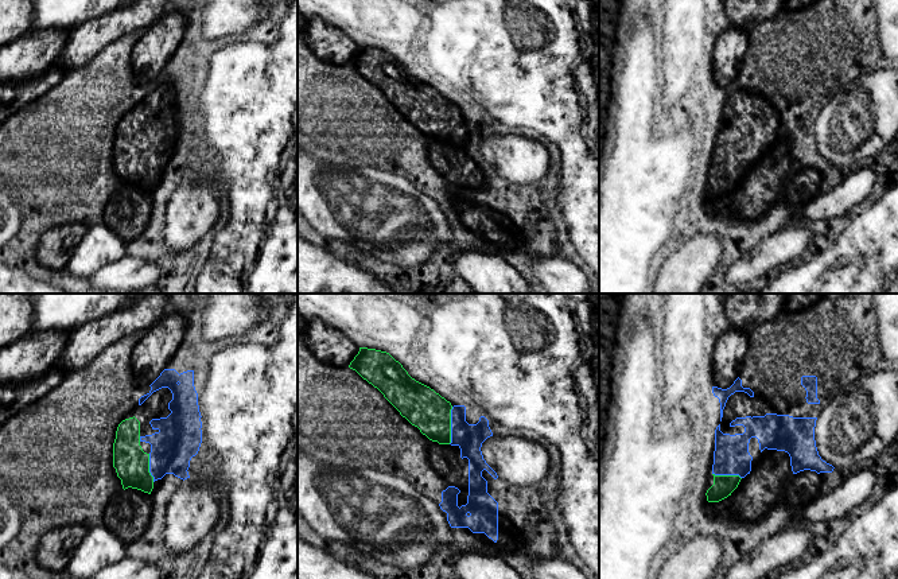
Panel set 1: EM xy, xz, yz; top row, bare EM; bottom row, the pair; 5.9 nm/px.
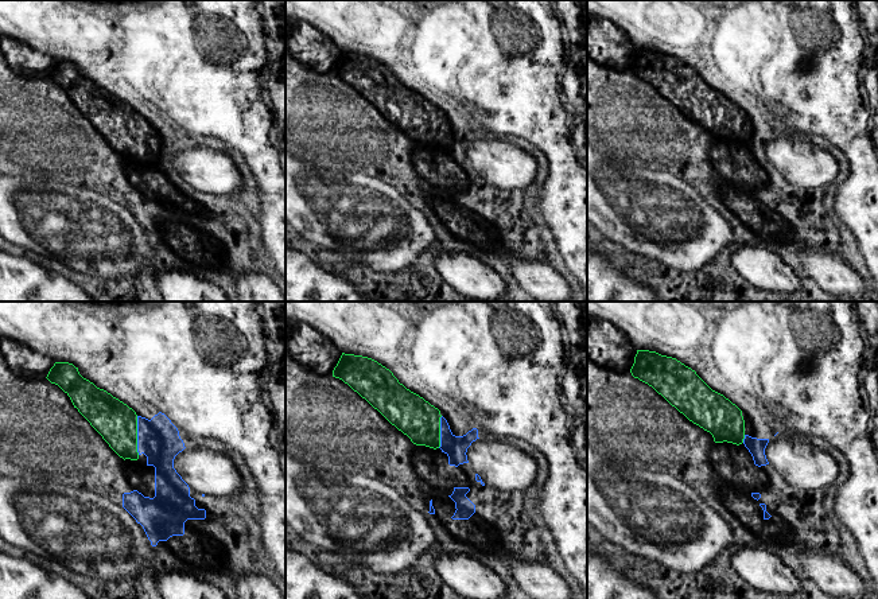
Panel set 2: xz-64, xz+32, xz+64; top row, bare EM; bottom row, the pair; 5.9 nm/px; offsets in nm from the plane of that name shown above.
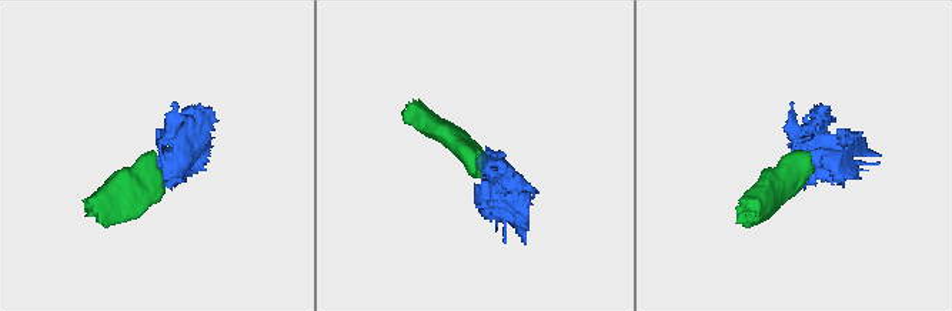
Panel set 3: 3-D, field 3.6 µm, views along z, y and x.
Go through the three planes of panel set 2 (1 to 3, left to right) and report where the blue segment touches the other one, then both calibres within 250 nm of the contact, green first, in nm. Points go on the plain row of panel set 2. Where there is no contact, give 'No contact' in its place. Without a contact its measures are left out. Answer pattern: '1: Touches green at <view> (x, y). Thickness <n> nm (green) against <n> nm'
1: Touches green at xz-64 (136, 133). Thickness 240 nm (green) against 240 nm
2: Touches green at xz+32 (439, 131). Thickness 240 nm (green) against 140 nm
3: Touches green at xz+64 (744, 136). Thickness 240 nm (green) against 100 nm

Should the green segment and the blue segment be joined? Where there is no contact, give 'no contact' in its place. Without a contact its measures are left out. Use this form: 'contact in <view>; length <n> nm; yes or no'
contact in xz; length 220 nm; yes

